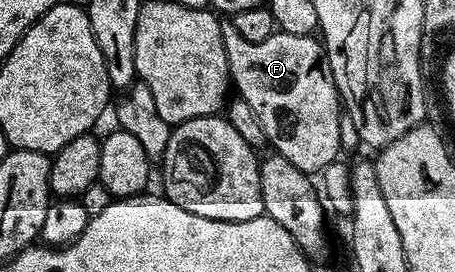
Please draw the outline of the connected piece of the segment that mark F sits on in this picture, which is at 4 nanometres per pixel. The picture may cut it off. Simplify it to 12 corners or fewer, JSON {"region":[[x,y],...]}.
{"region":[[221,22],[230,82],[274,154],[322,173],[341,155],[324,44]]}

